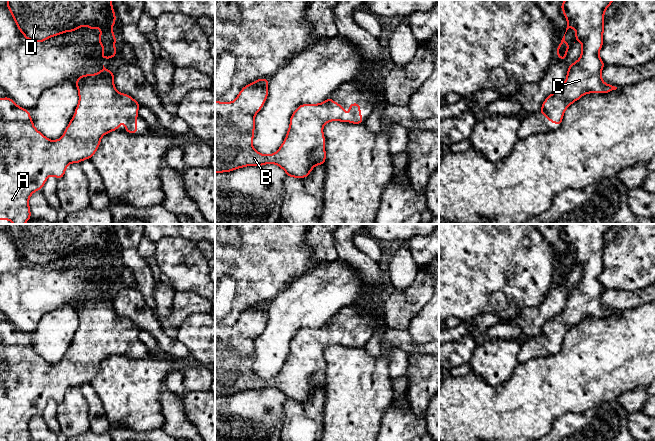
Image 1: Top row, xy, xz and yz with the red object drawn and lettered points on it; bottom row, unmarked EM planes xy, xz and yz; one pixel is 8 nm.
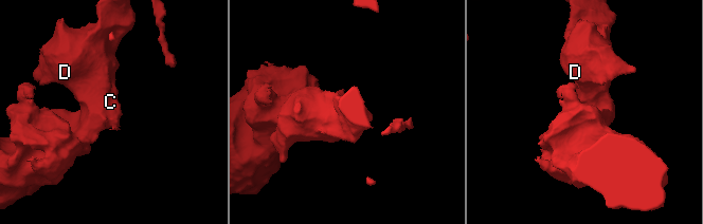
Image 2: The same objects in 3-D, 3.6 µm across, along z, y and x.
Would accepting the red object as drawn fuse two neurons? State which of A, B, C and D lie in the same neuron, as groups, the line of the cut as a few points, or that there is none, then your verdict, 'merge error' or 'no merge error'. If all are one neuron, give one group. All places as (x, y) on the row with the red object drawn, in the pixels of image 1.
A B C D; no cut; no merge error

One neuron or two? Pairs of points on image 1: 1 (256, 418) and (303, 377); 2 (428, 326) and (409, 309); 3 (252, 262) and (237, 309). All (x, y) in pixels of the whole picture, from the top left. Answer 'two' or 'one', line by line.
1: two
2: two
3: one

